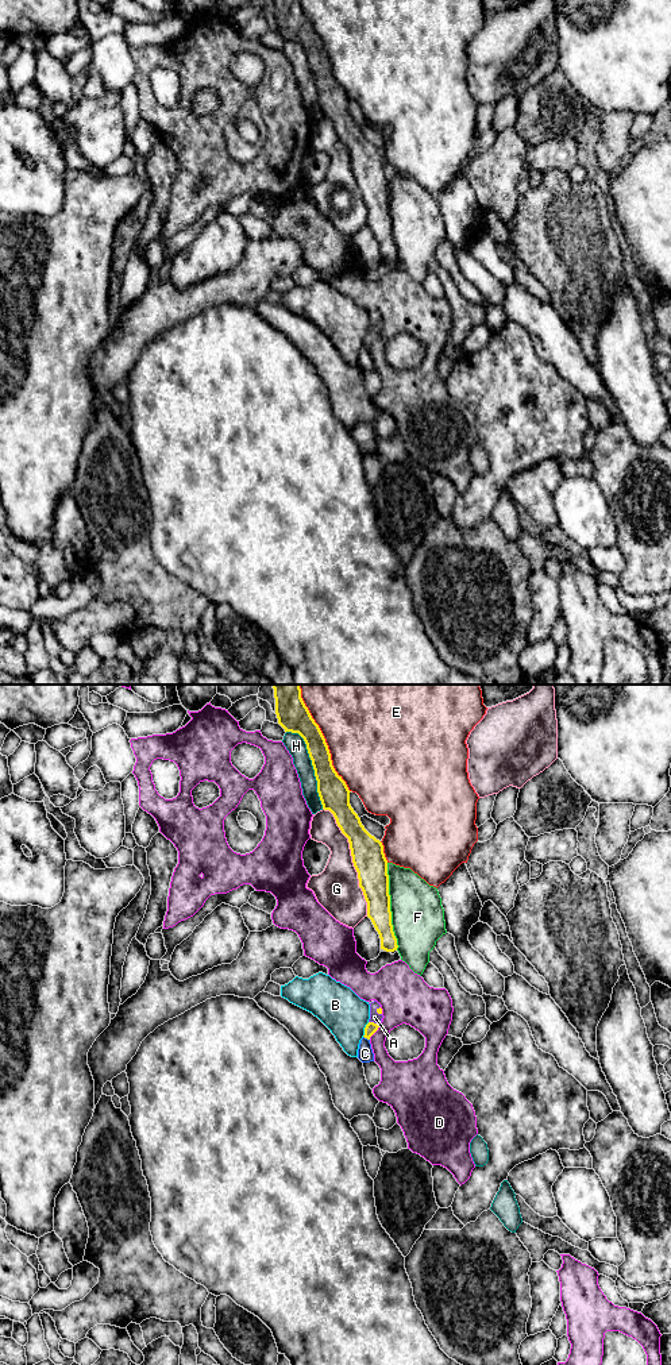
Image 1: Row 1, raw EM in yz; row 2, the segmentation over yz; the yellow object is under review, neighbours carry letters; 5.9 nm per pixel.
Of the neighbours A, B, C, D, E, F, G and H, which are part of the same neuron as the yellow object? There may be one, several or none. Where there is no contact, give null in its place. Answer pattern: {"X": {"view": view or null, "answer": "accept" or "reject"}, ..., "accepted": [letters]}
{"A": {"view": "yz", "answer": "accept"}, "B": {"view": "yz", "answer": "reject"}, "C": {"view": "yz", "answer": "reject"}, "D": {"view": "yz", "answer": "reject"}, "E": {"view": "yz", "answer": "reject"}, "F": {"view": "yz", "answer": "reject"}, "G": {"view": "yz", "answer": "reject"}, "H": {"view": "yz", "answer": "reject"}, "accepted": ["A"]}

